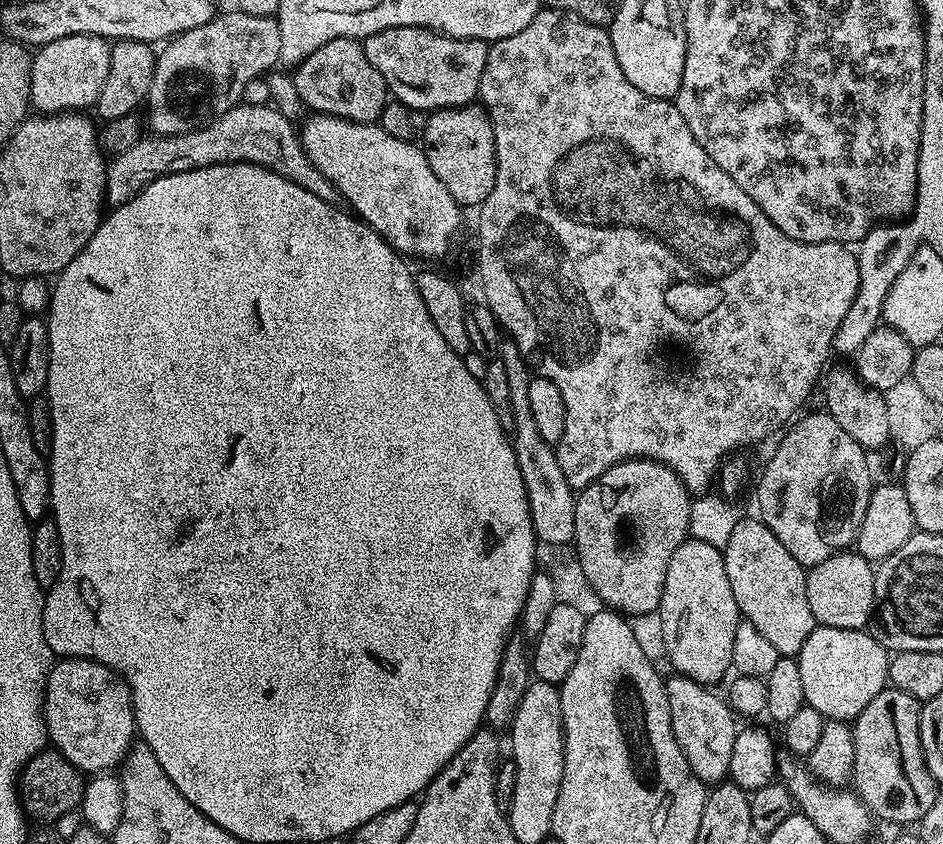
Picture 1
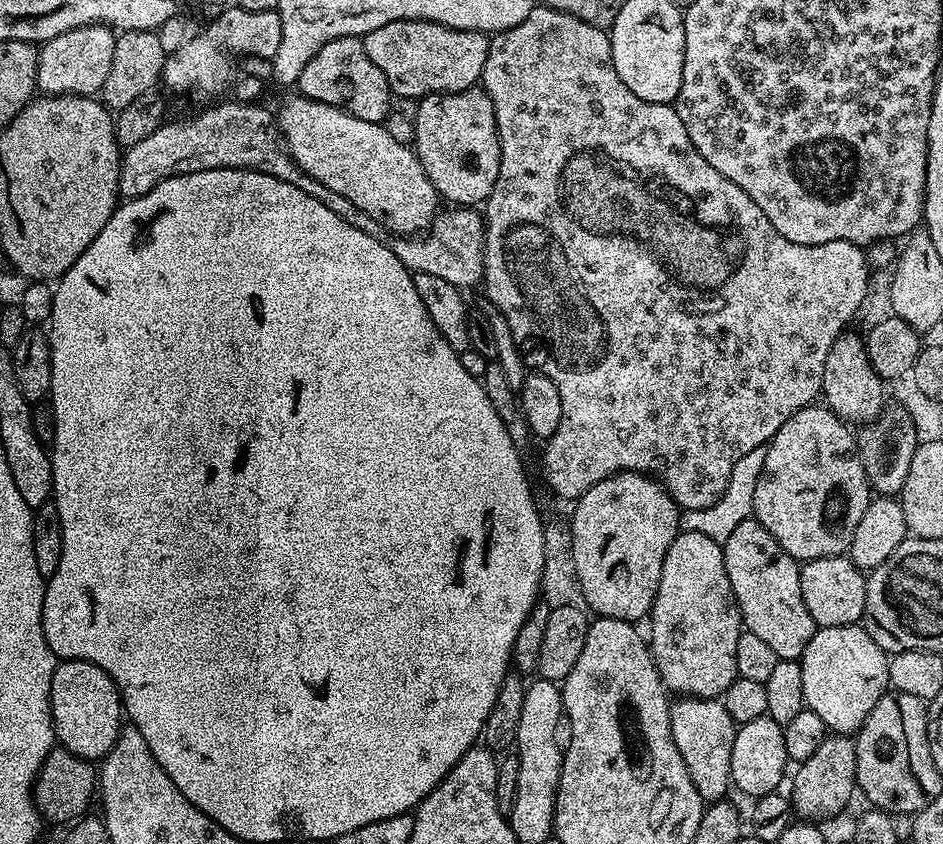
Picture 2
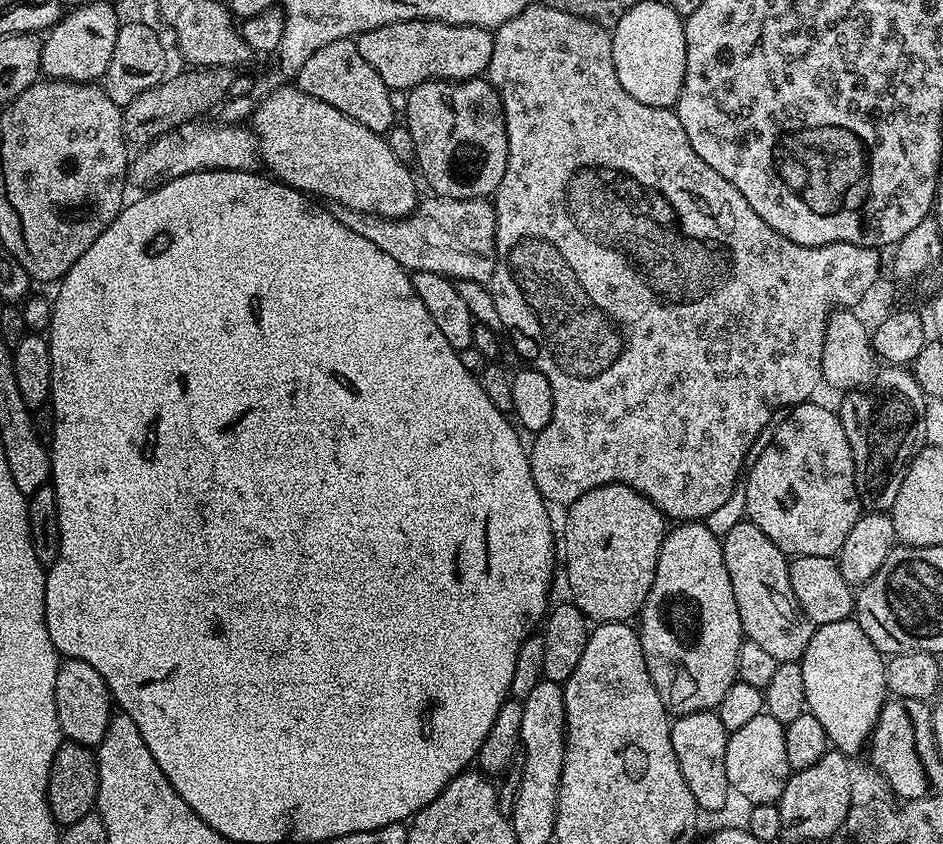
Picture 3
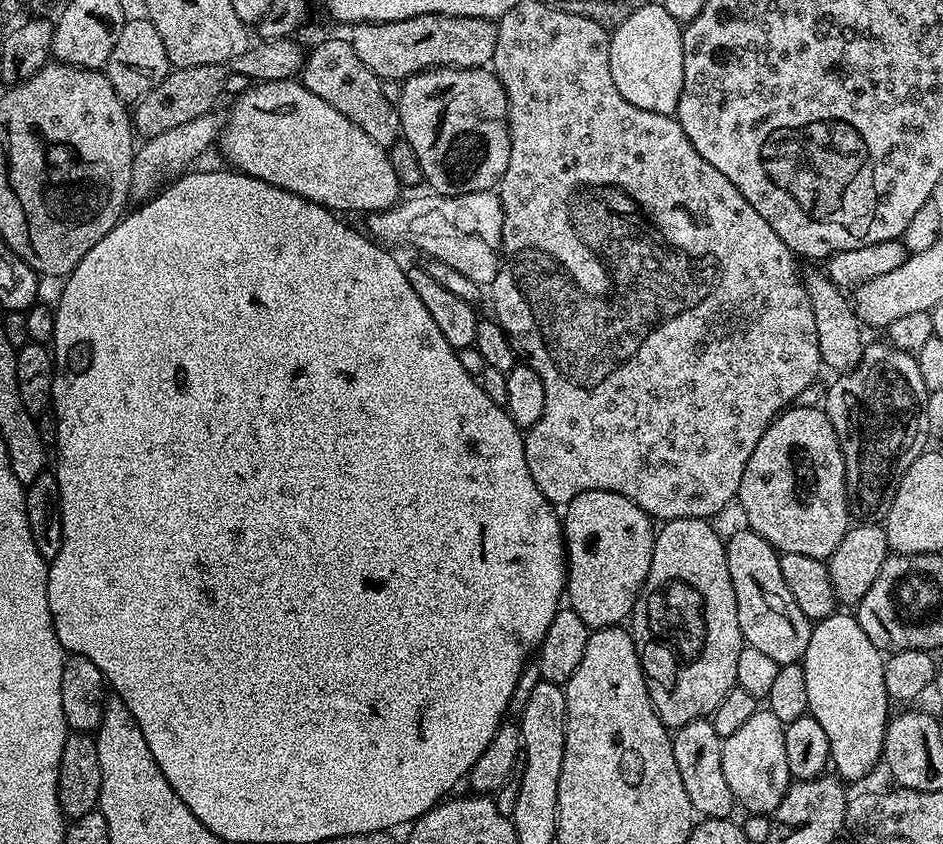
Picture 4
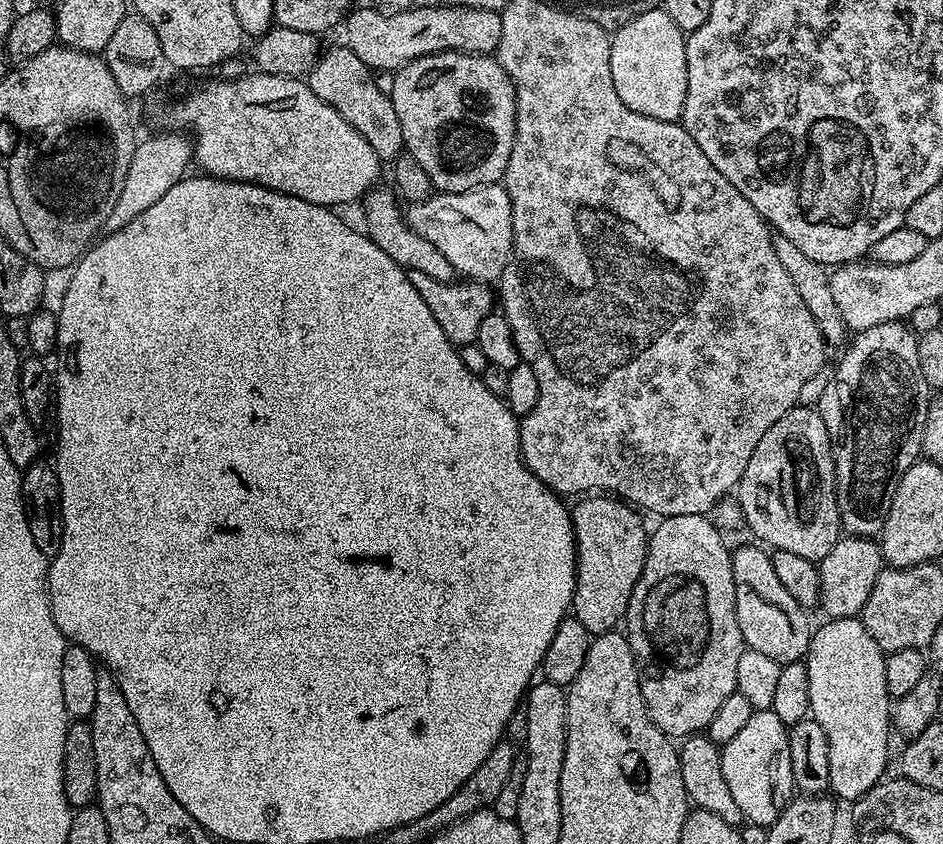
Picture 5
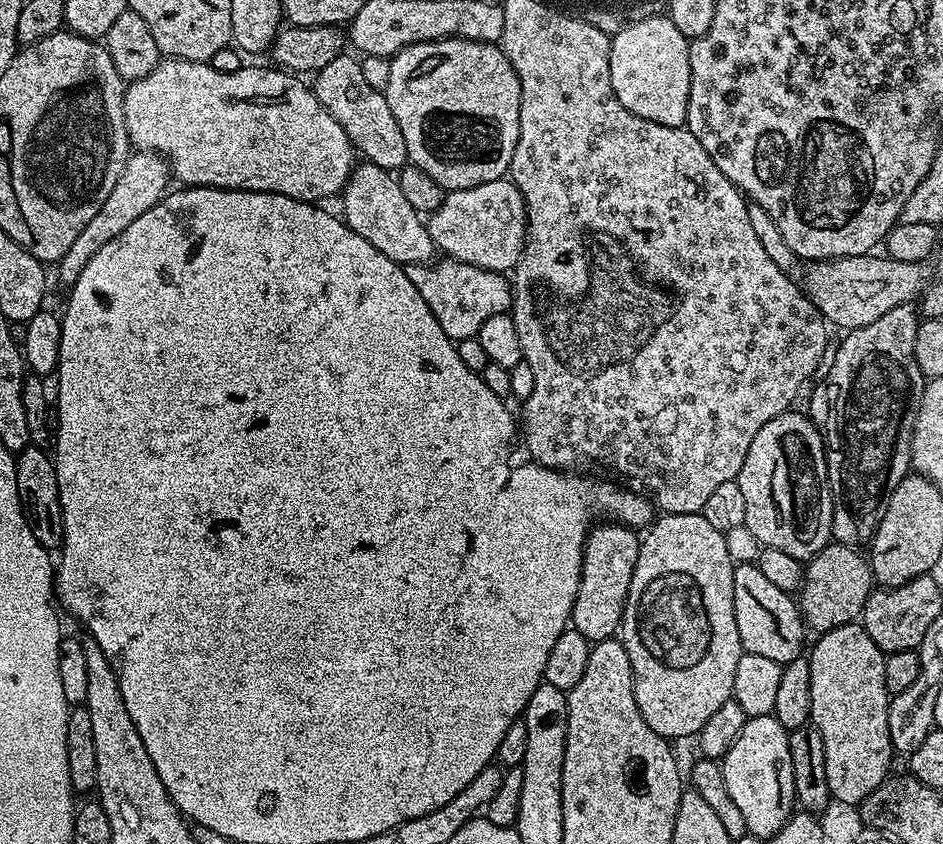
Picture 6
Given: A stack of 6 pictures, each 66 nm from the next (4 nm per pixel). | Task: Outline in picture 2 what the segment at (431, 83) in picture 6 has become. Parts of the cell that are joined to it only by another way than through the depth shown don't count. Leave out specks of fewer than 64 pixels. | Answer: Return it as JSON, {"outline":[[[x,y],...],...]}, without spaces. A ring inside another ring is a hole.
{"outline":[[[483,87],[461,92],[433,92],[416,108],[414,151],[434,190],[452,206],[480,206],[494,190],[500,165],[500,139],[494,102]]]}

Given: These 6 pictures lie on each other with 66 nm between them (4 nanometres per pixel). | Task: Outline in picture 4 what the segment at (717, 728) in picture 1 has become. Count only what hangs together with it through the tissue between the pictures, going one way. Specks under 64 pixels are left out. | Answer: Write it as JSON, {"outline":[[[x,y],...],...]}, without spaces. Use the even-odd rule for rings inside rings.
{"outline":[[[711,719],[695,720],[671,733],[674,762],[678,762],[678,774],[682,774],[682,786],[686,786],[686,798],[690,798],[693,813],[704,818],[728,818],[733,815],[734,801],[730,786],[726,786],[726,774],[722,774],[722,738],[714,730]]]}

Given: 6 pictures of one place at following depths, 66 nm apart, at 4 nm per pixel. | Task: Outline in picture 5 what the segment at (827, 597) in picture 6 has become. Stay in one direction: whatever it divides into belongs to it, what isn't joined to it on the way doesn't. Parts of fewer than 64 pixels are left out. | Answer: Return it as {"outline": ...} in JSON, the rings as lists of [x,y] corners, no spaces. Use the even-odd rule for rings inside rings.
{"outline":[[[841,535],[840,541],[818,562],[820,570],[820,603],[819,607],[824,608],[824,616],[837,620],[847,616],[859,617],[866,606],[866,598],[870,598],[870,590],[874,590],[874,582],[878,574],[882,571],[882,557],[880,554],[880,545],[875,539],[866,536]]]}

